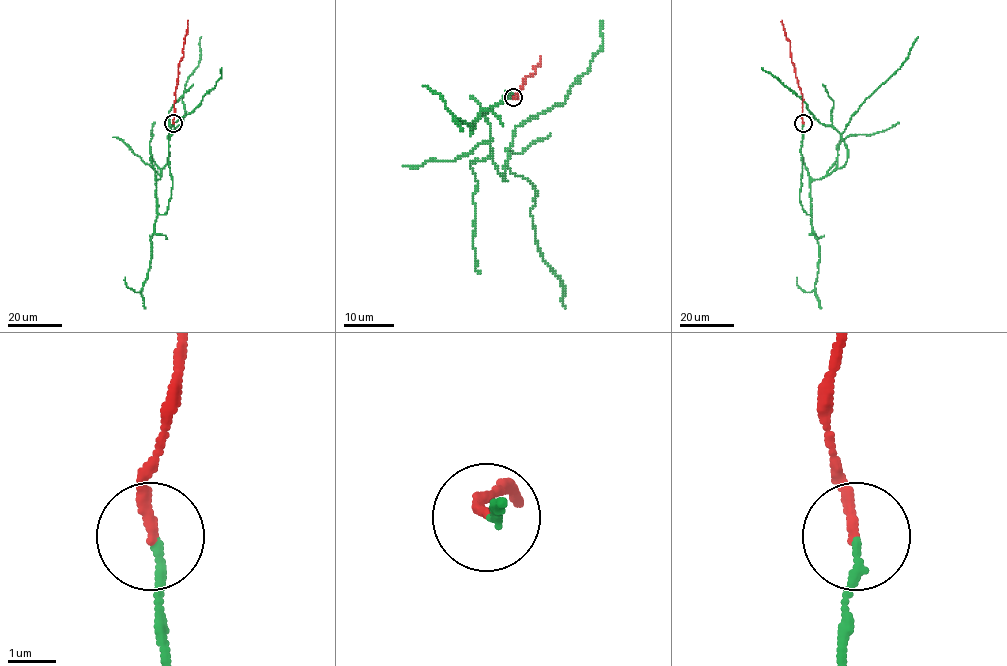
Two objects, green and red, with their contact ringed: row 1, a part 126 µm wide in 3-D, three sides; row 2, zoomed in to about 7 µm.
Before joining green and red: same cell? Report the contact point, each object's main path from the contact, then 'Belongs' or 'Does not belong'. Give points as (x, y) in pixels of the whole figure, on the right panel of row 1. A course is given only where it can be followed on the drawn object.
Place: (803, 123). Course of green: (803, 123), (800, 199), (809, 215), (809, 183), (845, 165), (841, 135), (851, 116), (902, 65), (918, 37). Course of red: (803, 123), (803, 100), (781, 20). Belongs

